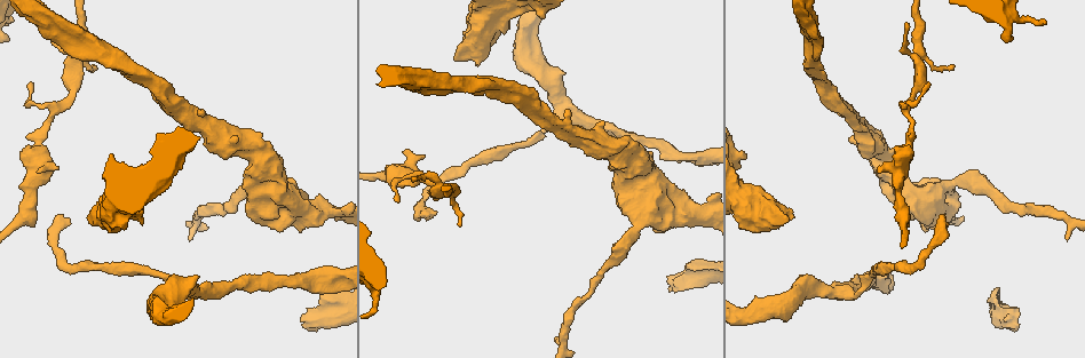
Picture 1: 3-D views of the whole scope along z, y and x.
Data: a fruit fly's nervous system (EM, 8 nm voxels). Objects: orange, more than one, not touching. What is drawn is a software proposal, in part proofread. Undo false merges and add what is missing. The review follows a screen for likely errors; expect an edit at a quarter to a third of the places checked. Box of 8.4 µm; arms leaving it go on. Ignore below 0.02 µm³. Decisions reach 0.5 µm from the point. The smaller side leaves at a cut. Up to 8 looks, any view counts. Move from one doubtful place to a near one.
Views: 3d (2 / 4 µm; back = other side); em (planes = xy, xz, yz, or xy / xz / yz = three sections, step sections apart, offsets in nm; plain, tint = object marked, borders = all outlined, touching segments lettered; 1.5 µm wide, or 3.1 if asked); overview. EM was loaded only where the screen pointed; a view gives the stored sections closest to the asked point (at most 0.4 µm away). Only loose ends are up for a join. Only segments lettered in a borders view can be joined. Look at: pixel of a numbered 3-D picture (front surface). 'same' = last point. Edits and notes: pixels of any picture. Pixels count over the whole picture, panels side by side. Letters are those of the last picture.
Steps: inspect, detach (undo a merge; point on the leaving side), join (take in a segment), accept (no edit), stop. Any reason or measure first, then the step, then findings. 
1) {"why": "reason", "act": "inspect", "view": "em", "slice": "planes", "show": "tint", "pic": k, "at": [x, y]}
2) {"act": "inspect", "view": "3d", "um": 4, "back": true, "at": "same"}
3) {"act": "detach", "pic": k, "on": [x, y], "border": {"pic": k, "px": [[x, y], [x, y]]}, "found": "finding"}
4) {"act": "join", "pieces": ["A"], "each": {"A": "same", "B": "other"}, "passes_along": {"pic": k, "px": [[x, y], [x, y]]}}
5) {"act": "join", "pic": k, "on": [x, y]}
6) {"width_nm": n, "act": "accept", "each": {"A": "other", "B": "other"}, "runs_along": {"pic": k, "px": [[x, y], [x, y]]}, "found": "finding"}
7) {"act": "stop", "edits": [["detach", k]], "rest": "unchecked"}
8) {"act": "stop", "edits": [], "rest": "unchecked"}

{"why": "sudden change in width", "act": "inspect", "view": "3d", "um": 4, "pic": 1, "at": [40, 144]}

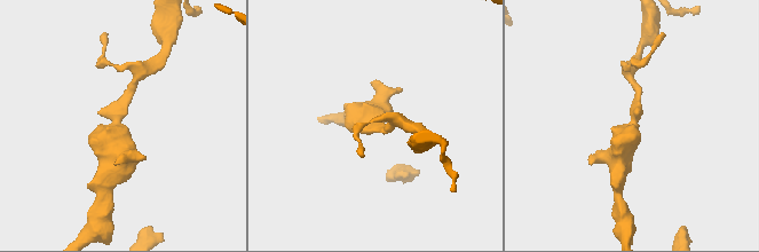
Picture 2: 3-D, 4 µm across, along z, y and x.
{"act": "inspect", "view": "em", "slice": "planes", "show": "plain", "pic": 2, "at": [118, 121]}

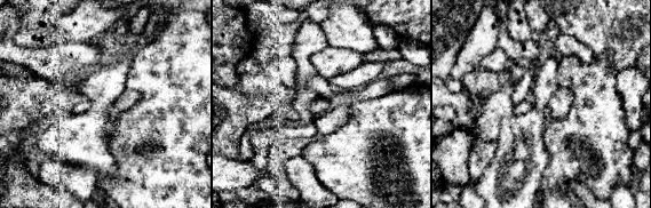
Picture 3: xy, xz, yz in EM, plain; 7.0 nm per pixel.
{"act": "inspect", "view": "em", "slice": "planes", "show": "borders", "at": "same"}

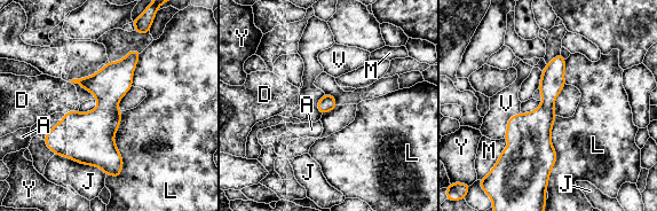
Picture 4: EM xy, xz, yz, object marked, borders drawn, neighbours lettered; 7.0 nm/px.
{"width_nm": 120, "act": "accept", "each": {"A": "other", "D": "other", "J": "other", "L": "other", "M": "other", "V": "other", "Y": "other"}, "found": "continuous, no second neuron"}

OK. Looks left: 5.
{"why": "thin end", "act": "inspect", "view": "em", "slice": "xz", "step": 8, "show": "tint", "pic": 1, "at": [70, 220]}

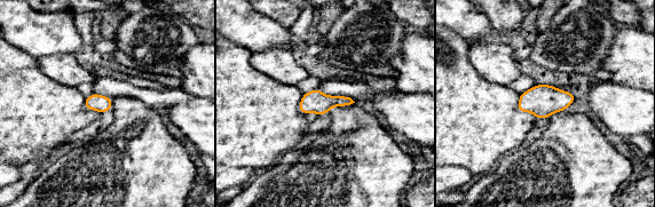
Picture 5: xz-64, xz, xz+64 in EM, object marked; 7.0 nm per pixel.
{"why": "cut it another way", "act": "inspect", "view": "em", "slice": "planes", "show": "borders", "at": "same"}

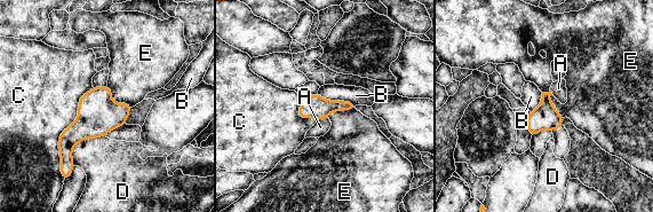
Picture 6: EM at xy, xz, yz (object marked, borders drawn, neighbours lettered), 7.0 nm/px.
{"longest_contact_nm": ["C", 420], "act": "join", "pieces": ["A"], "each": {"A": "same", "B": "other", "C": "other", "D": "other", "E": "other"}, "found": "it goes on there"}

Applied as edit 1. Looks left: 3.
{"why": "branch stops here", "act": "inspect", "view": "em", "slice": "planes", "show": "borders", "pic": 1, "at": [456, 59]}

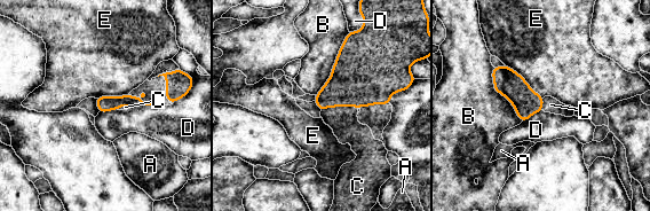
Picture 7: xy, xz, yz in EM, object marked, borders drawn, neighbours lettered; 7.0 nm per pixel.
{"act": "join", "pieces": ["C"], "each": {"A": "other", "B": "other", "C": "same", "D": "other", "E": "other"}, "found": "it goes on there"}

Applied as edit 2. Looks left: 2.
{"act": "stop", "edits": [["join", 6], ["join", 7]], "rest": "unchecked"}

